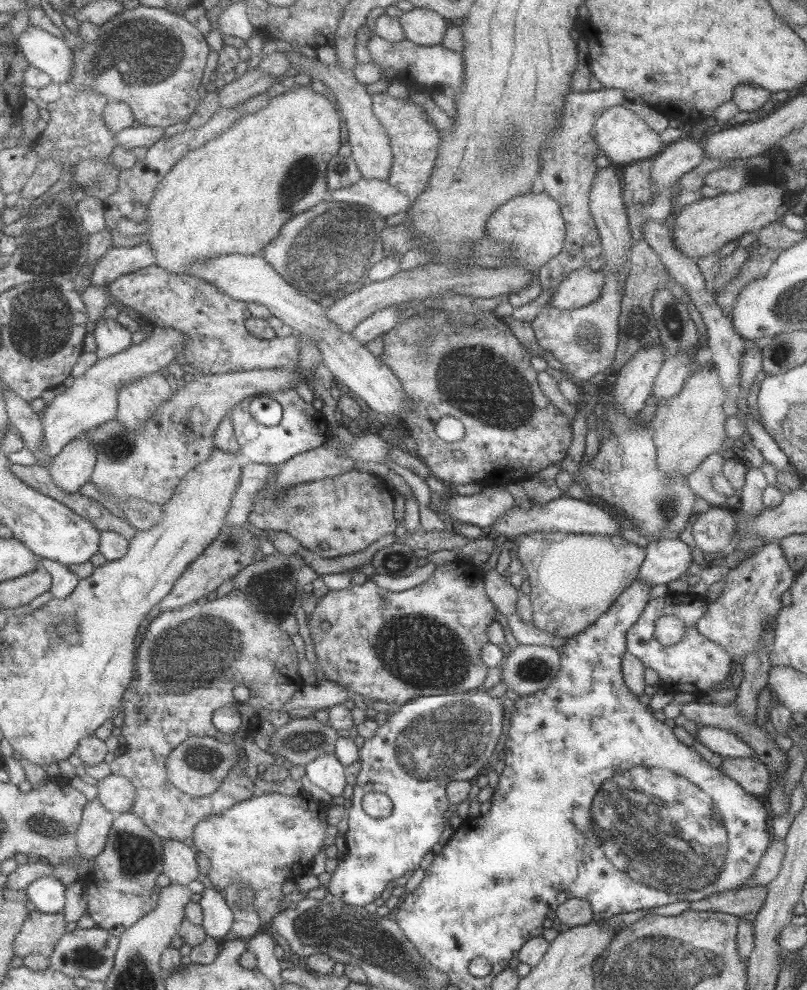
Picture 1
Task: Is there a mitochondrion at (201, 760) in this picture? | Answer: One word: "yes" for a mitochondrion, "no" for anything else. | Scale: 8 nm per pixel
yes

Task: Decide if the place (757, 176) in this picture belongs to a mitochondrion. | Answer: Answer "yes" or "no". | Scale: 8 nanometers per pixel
no

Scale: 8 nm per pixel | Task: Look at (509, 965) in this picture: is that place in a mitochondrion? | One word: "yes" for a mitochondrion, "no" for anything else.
no

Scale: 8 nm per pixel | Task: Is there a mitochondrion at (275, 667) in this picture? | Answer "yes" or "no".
no

